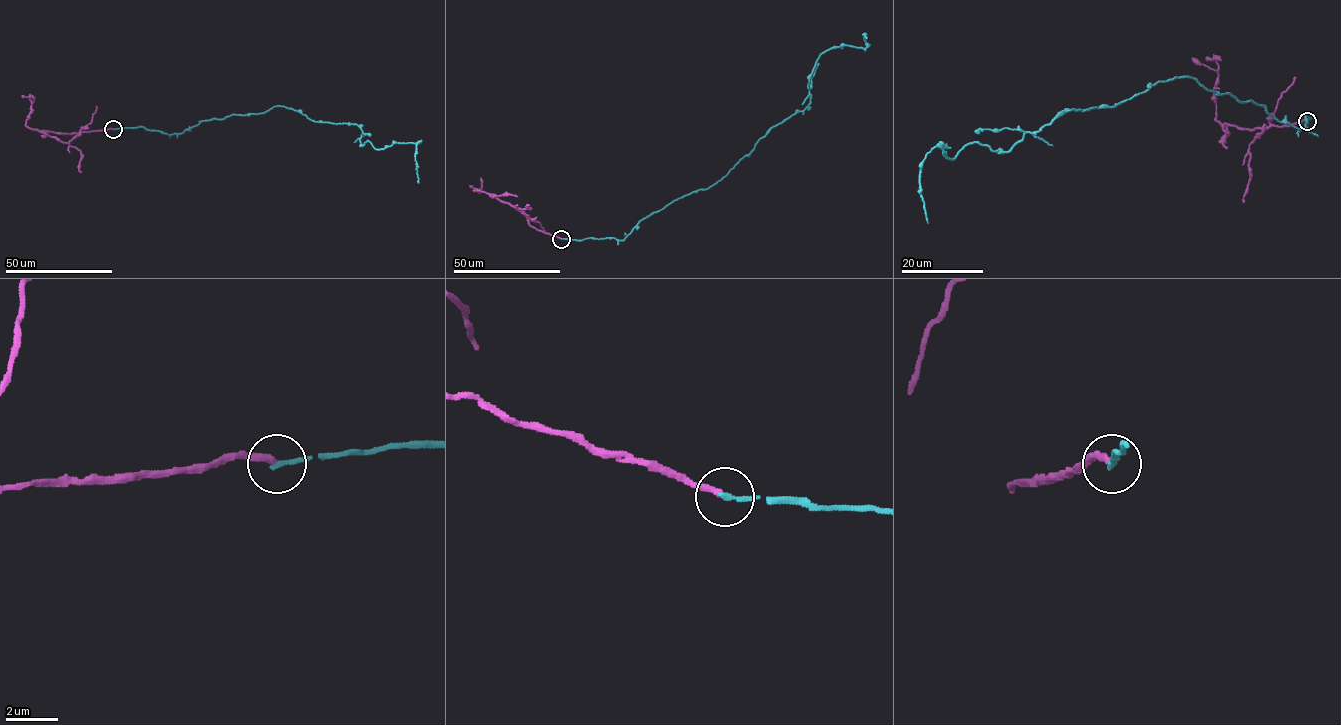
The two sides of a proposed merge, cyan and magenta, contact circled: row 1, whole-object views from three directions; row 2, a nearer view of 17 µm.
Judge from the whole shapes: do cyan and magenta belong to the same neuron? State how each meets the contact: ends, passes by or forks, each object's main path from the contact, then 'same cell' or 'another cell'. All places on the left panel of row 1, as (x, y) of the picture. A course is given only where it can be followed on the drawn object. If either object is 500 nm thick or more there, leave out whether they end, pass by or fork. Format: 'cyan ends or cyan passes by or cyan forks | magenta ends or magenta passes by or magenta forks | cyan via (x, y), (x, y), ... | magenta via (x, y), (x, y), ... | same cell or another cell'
cyan ends | magenta ends | cyan via (113, 129), (181, 134), (203, 121), (277, 106), (314, 121), (356, 124), (362, 145), (419, 143), (418, 183) | magenta via (113, 129), (62, 134), (29, 128), (26, 120), (32, 110), (32, 96) | another cell

